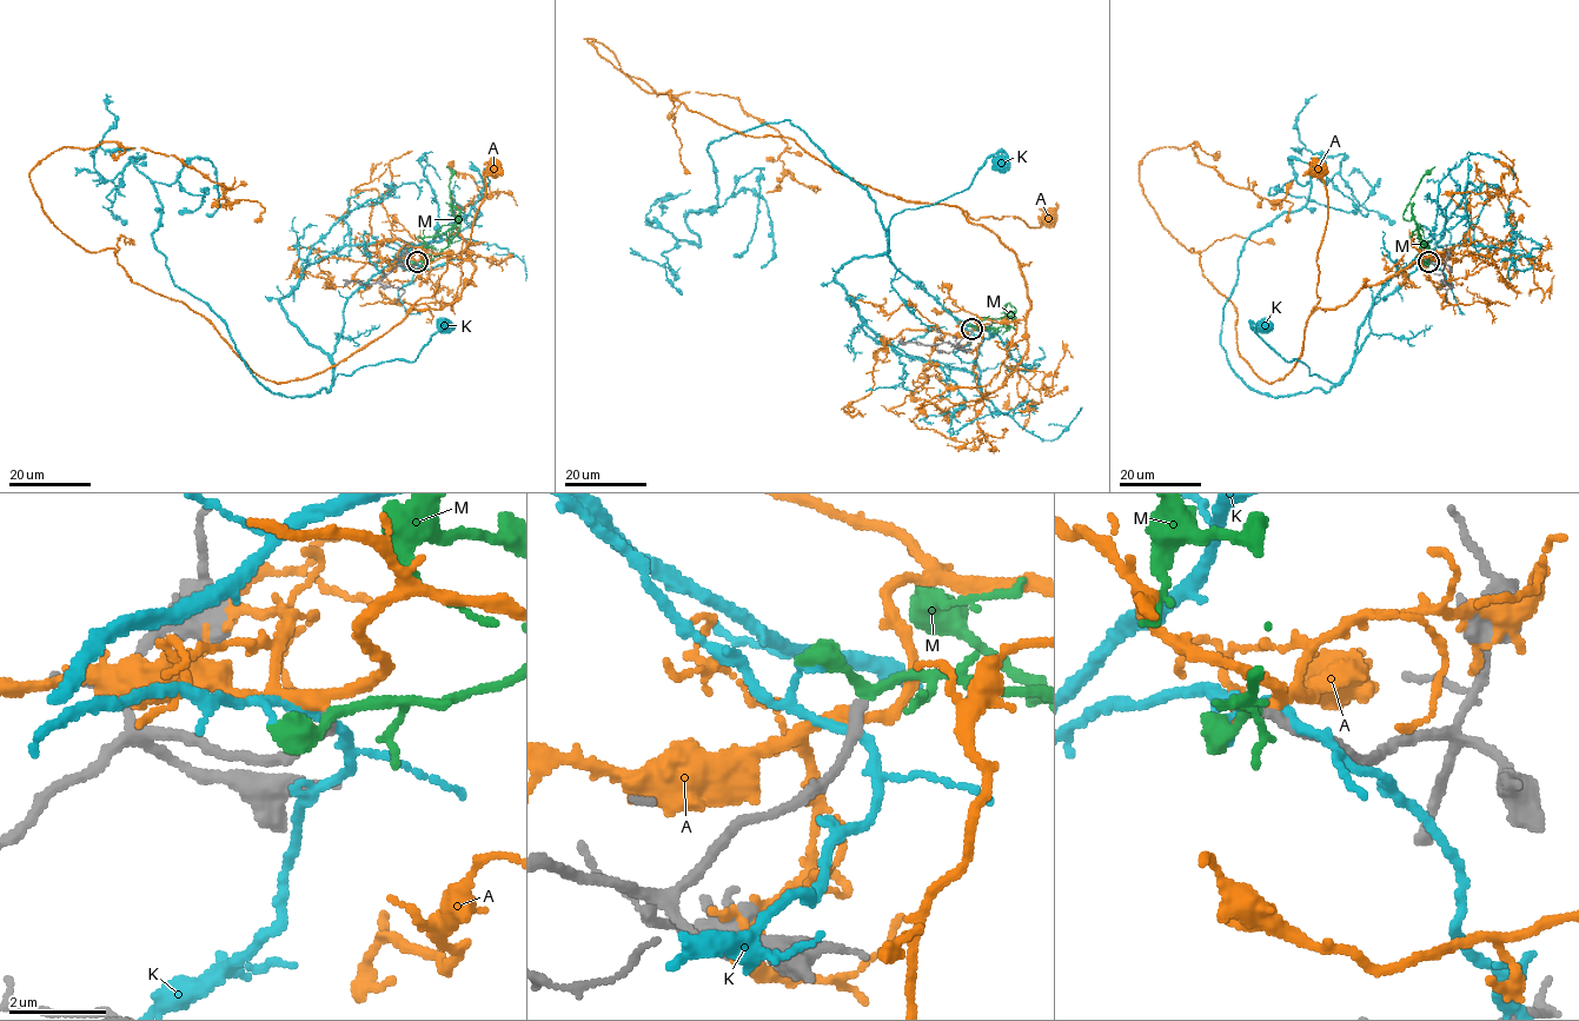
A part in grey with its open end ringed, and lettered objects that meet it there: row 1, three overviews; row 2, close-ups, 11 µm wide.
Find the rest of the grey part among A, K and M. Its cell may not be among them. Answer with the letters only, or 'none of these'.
M

